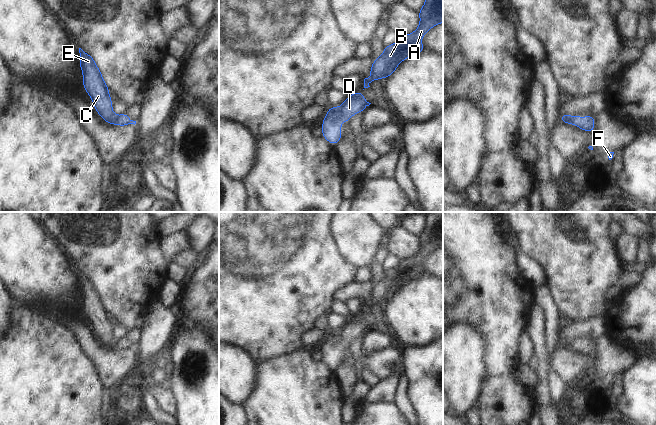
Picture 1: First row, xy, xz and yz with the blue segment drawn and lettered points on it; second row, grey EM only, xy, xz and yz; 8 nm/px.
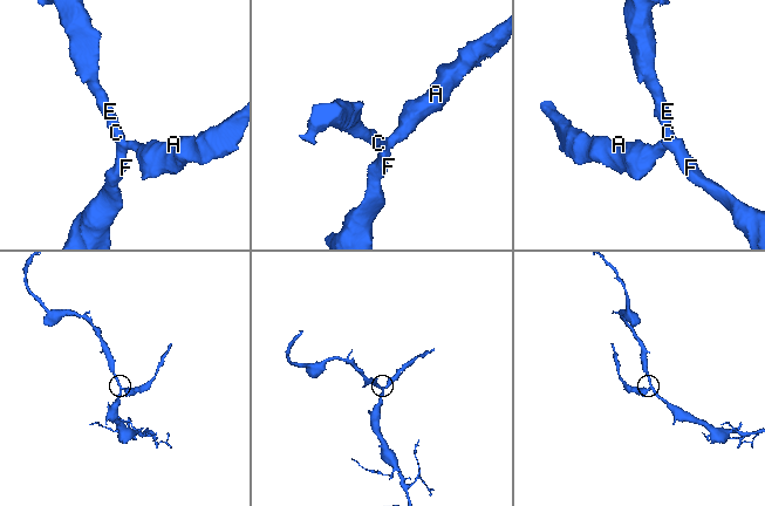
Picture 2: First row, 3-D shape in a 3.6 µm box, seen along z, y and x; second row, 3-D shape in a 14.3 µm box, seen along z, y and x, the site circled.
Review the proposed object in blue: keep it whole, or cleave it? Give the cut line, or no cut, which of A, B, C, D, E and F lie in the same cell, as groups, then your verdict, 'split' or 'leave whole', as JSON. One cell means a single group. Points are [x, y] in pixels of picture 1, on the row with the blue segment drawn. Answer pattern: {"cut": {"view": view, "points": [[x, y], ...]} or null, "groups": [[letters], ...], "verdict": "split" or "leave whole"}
{"cut": null, "groups": [["A", "B", "C", "D", "E", "F"]], "verdict": "leave whole"}

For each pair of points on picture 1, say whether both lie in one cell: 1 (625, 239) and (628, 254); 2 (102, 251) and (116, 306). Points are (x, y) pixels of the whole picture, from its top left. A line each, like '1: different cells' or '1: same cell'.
1: same cell
2: same cell

